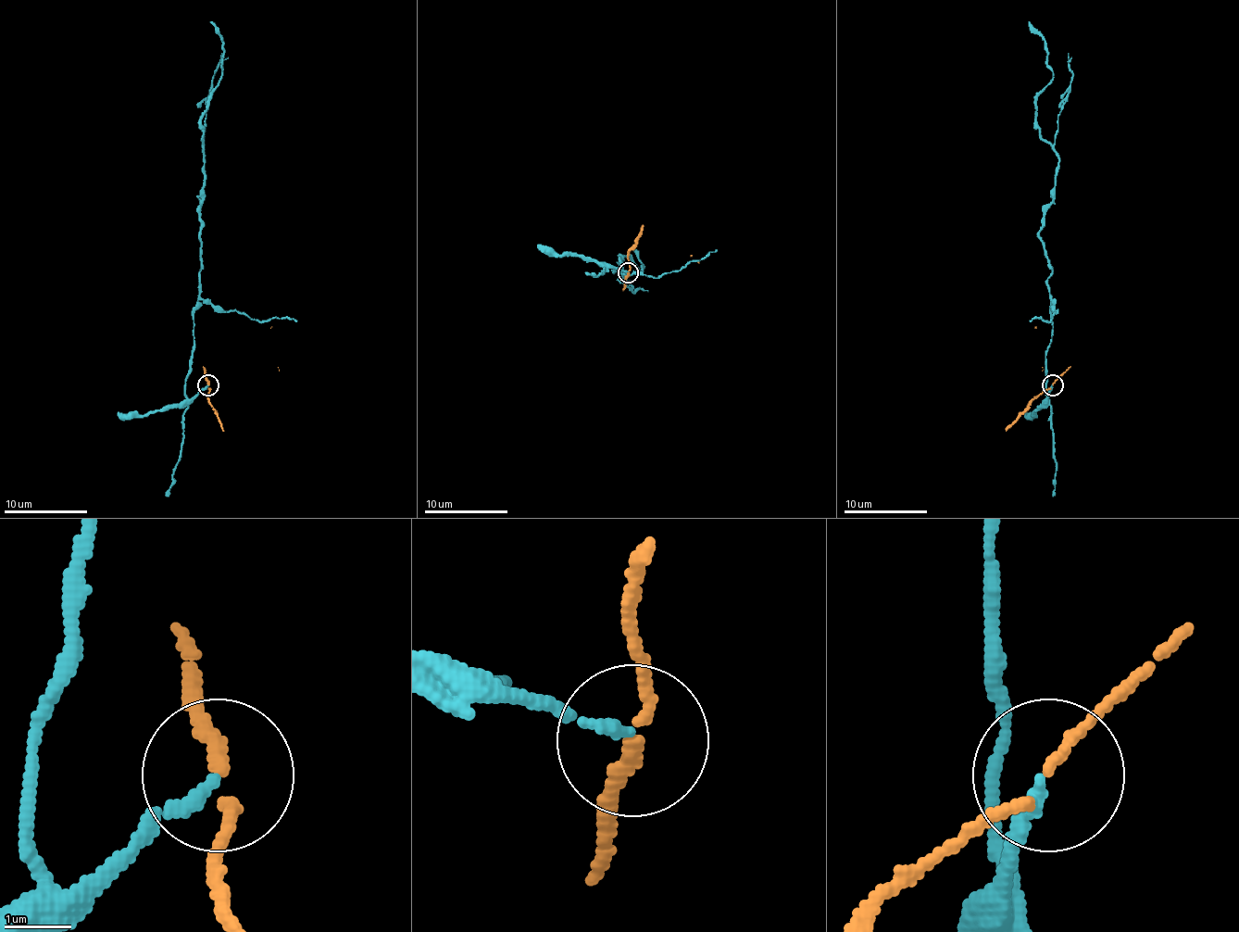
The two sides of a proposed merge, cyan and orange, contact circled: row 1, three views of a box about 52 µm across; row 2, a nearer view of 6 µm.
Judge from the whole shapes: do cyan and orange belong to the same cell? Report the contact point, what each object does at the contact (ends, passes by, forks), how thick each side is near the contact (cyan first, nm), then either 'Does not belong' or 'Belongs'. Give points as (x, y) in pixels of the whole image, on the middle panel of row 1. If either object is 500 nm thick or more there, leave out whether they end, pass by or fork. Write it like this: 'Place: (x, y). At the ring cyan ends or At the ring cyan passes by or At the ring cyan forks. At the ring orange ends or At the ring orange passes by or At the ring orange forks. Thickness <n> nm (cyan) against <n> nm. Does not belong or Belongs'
Place: (628, 272). At the ring cyan ends. At the ring orange passes by. Thickness 180 nm (cyan) against 150 nm. Does not belong

